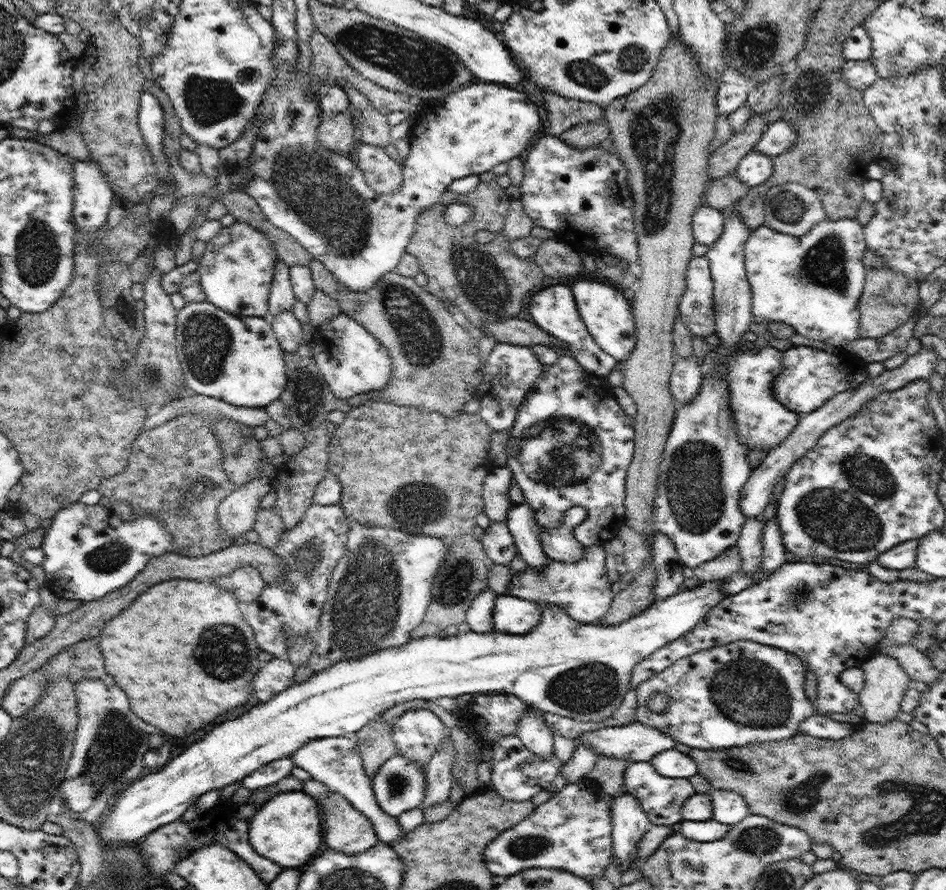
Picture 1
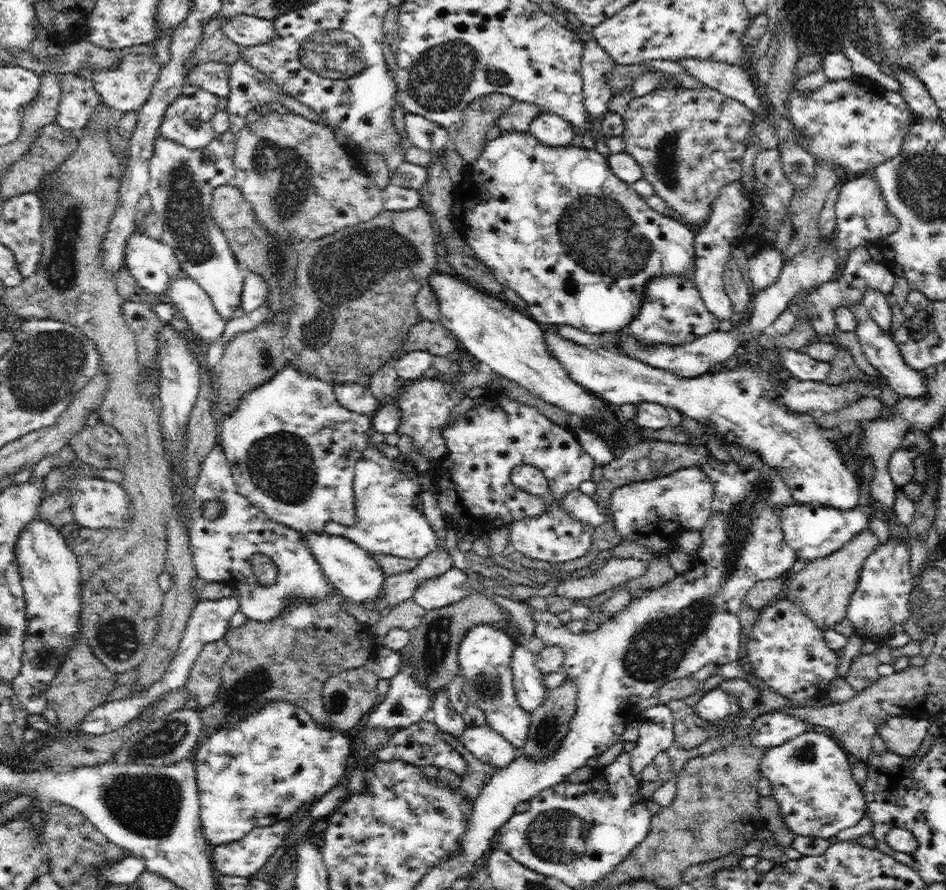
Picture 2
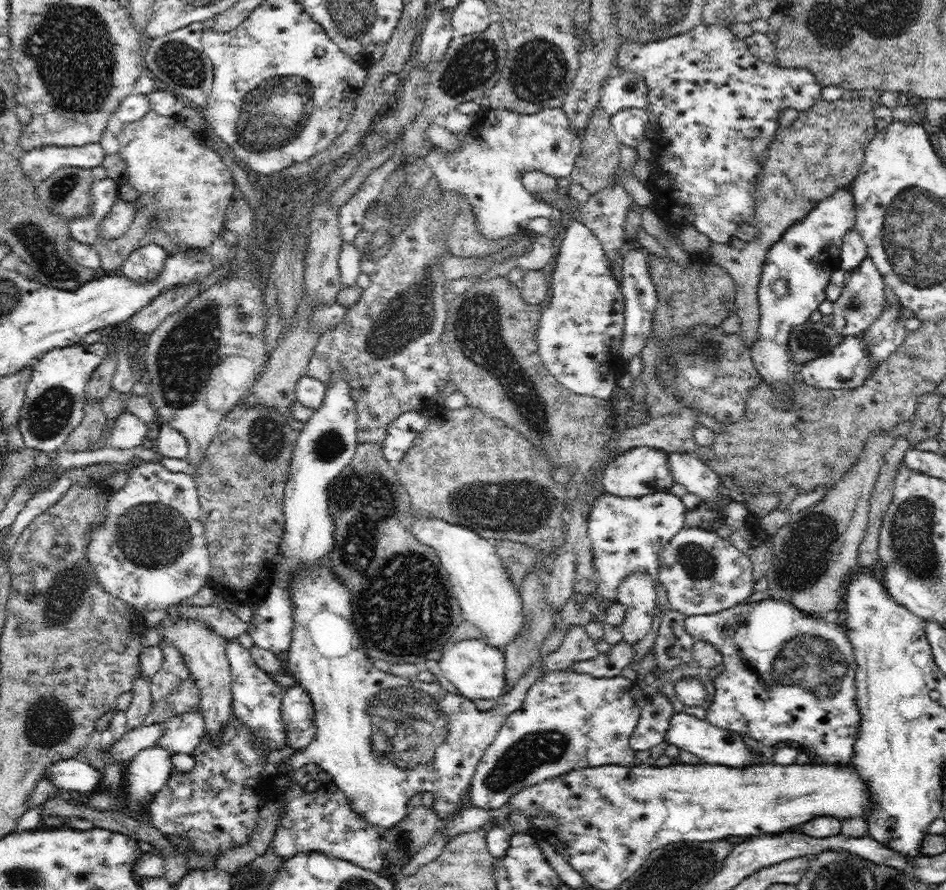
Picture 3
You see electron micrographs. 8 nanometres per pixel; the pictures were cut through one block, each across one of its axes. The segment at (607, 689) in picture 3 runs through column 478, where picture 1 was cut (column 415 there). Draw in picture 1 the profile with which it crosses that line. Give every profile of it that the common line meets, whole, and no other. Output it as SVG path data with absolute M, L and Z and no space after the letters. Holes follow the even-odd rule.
M398 754L383 762L374 775L374 780L371 780L378 808L381 808L384 814L388 814L392 818L399 818L407 811L422 807L422 801L426 797L426 772L424 772L424 768L425 766L423 767Z

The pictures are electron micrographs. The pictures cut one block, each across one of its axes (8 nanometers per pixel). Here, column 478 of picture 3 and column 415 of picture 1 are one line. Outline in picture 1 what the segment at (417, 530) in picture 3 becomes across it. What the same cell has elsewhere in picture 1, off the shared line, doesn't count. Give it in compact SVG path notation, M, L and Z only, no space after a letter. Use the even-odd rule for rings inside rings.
M349 518L349 527L346 554L330 577L319 636L308 662L315 673L347 658L360 658L410 642L411 632L426 616L432 583L449 545L444 537L360 524L353 518Z

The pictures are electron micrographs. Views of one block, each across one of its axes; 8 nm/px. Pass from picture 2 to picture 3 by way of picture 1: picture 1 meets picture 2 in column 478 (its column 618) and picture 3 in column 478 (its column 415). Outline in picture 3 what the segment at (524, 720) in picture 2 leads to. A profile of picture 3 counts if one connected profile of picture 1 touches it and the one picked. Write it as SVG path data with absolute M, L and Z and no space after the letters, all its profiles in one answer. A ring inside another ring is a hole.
M468 639L447 646L438 661L443 675L454 684L463 697L470 700L503 698L505 685L505 652L480 639Z

